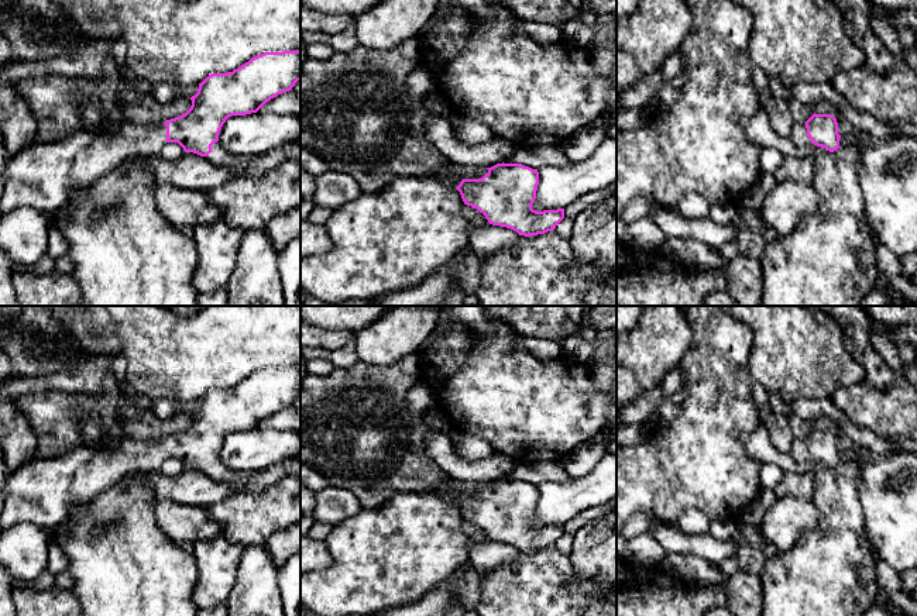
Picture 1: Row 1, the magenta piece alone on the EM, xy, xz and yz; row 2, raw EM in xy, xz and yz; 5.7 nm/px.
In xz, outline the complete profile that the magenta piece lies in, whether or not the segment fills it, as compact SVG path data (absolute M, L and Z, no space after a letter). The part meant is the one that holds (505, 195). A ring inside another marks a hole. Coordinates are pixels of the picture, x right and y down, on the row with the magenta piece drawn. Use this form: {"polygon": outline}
{"polygon": "M450 164L439 168L435 176L447 187L456 187L464 204L477 209L490 224L516 231L519 235L538 235L556 228L564 218L564 209L536 211L532 204L536 199L539 172L522 164L497 164L491 168Z"}

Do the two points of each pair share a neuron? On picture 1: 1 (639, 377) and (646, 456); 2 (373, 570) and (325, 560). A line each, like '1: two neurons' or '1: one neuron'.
1: two neurons
2: two neurons

